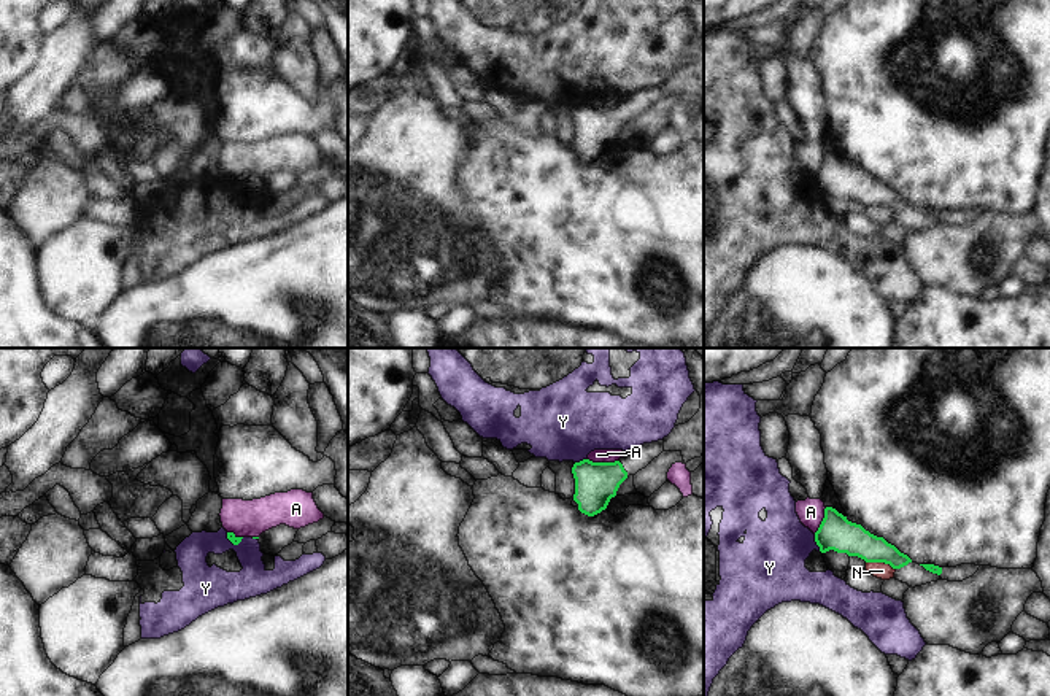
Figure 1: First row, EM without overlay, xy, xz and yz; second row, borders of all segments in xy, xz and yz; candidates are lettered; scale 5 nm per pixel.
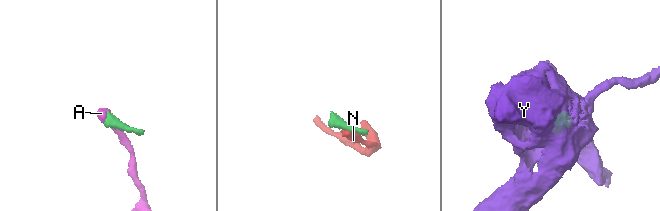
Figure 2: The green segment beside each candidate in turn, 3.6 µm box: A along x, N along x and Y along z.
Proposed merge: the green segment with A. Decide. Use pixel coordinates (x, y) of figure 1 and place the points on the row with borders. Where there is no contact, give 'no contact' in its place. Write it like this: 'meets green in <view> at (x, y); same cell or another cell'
meets green in xz at (602, 463); another cell

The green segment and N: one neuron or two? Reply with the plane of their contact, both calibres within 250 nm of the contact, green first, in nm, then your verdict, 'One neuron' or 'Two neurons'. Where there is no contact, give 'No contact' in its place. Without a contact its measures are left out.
Touches green in yz. Thickness 170 nm (green) against 80 nm. Two neurons.

